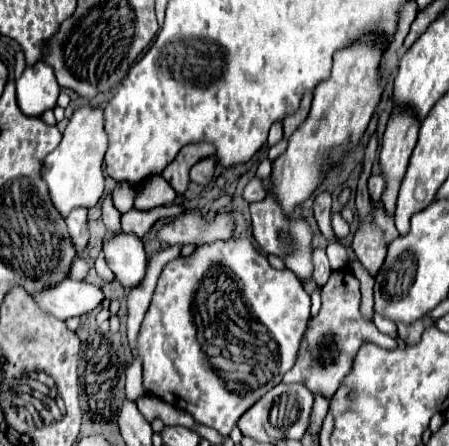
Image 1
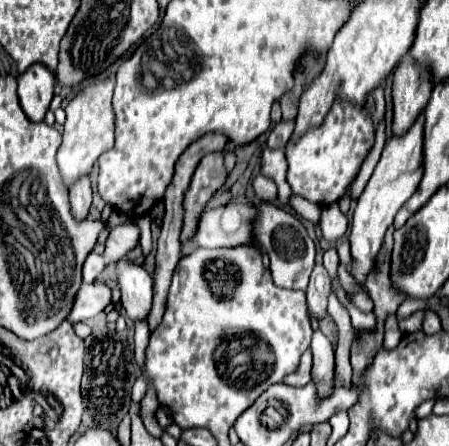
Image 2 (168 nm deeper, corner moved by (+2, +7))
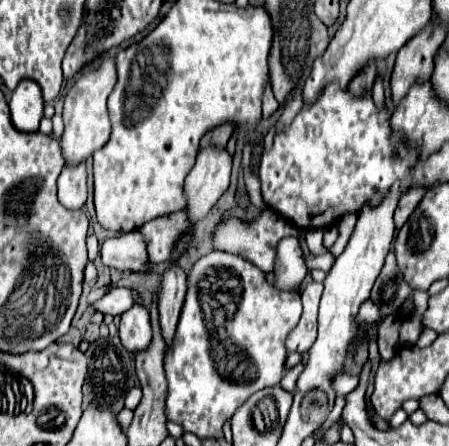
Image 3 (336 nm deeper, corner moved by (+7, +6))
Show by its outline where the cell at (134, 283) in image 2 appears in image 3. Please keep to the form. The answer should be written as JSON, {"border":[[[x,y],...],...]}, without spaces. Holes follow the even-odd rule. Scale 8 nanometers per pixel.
{"border":[[[134,302],[132,308],[126,310],[126,312],[120,316],[118,332],[120,332],[122,344],[126,346],[128,352],[144,350],[144,346],[148,346],[148,342],[150,342],[150,338],[152,338],[152,328],[150,328],[148,310],[146,310],[140,302]]]}

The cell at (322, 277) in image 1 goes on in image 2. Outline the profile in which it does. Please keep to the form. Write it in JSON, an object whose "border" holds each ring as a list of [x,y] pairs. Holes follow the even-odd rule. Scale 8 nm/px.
{"border":[[[315,265],[307,287],[307,311],[321,321],[327,315],[327,297],[331,293],[331,279],[323,265]]]}

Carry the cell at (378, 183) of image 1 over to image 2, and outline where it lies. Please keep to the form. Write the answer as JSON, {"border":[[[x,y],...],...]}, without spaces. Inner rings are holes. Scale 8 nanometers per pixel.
{"border":[[[421,113],[403,137],[391,137],[385,143],[383,155],[381,155],[365,191],[363,191],[363,195],[357,201],[353,221],[351,221],[351,233],[349,233],[351,259],[353,259],[349,273],[357,285],[365,283],[363,273],[361,273],[361,283],[357,281],[357,267],[373,269],[375,259],[377,259],[381,245],[383,245],[385,231],[389,229],[389,225],[393,225],[397,211],[415,193],[415,189],[423,177],[423,123],[425,123],[423,119],[425,119],[425,115]]]}

